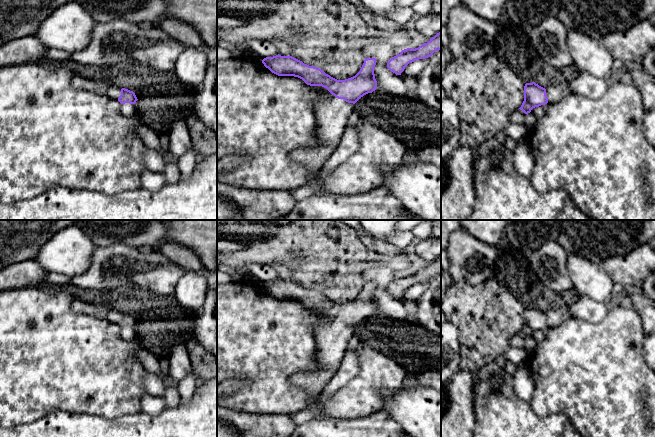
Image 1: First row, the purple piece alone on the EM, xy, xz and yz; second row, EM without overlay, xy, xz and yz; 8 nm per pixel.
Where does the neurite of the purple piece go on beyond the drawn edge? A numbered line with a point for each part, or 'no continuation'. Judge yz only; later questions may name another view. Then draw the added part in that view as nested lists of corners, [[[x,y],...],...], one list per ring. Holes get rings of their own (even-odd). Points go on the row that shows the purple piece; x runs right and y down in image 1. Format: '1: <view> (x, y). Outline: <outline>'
1: yz (555, 93). Outline: [[[568,82],[551,85],[545,89],[549,104],[557,103],[563,98],[574,94],[569,90]]]

